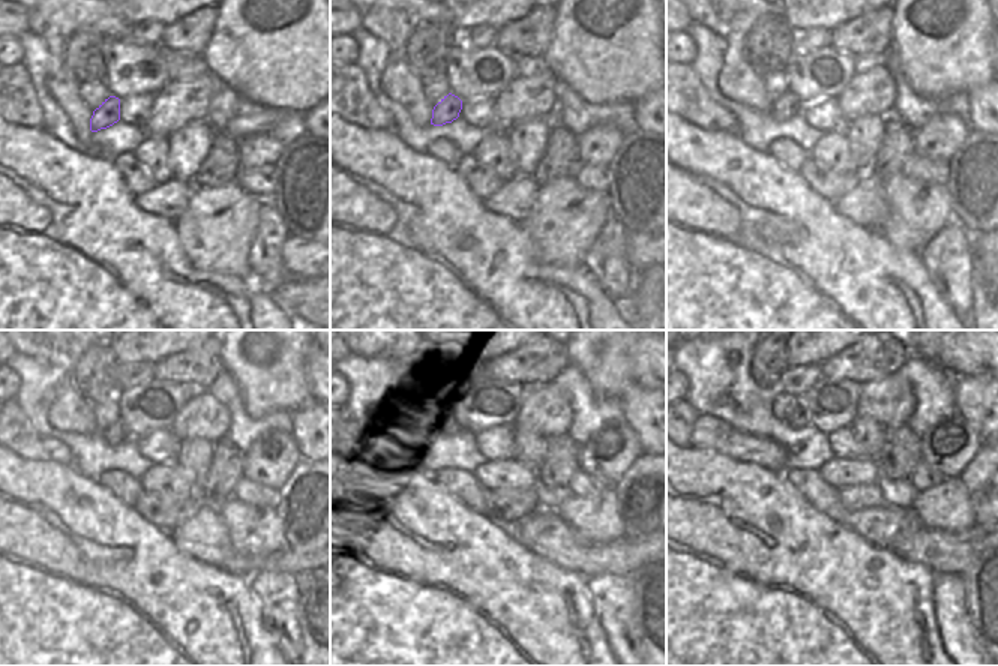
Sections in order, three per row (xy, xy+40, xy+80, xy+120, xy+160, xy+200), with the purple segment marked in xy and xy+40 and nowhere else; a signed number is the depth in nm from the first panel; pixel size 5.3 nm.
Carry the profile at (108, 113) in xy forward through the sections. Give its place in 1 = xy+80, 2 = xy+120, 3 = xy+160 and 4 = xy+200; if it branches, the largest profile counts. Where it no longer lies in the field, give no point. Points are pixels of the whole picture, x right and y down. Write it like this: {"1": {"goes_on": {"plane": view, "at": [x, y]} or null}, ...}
{"1": {"goes_on": {"plane": "xy+80", "at": [787, 105]}}, "2": {"goes_on": {"plane": "xy+120", "at": [116, 434]}}, "3": {"goes_on": {"plane": "xy+160", "at": [455, 423]}}, "4": {"goes_on": {"plane": "xy+200", "at": [799, 416]}}}

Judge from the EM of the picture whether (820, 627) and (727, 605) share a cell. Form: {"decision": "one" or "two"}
{"decision": "one"}

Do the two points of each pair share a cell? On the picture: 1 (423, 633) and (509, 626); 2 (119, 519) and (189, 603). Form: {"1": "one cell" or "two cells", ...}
{"1": "one cell", "2": "one cell"}

